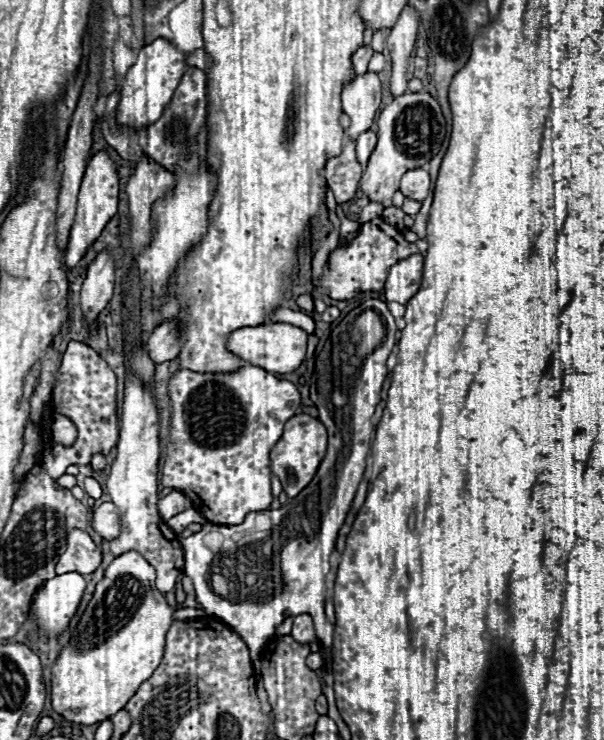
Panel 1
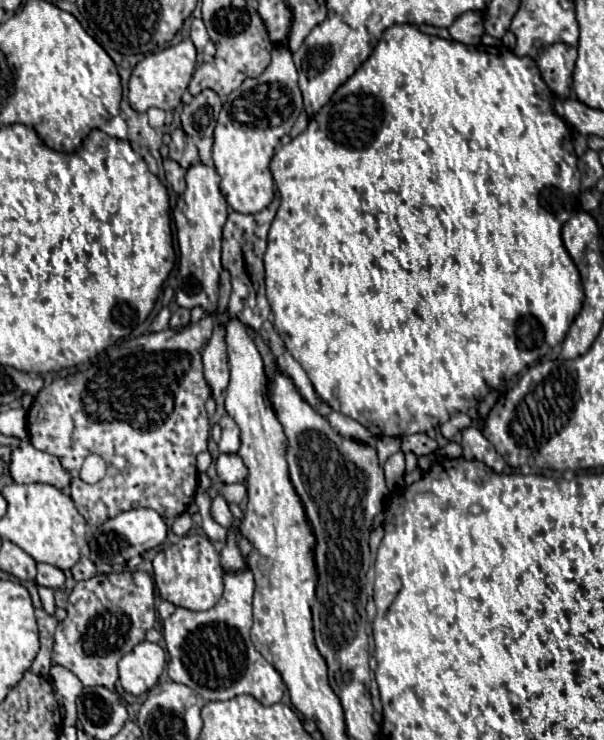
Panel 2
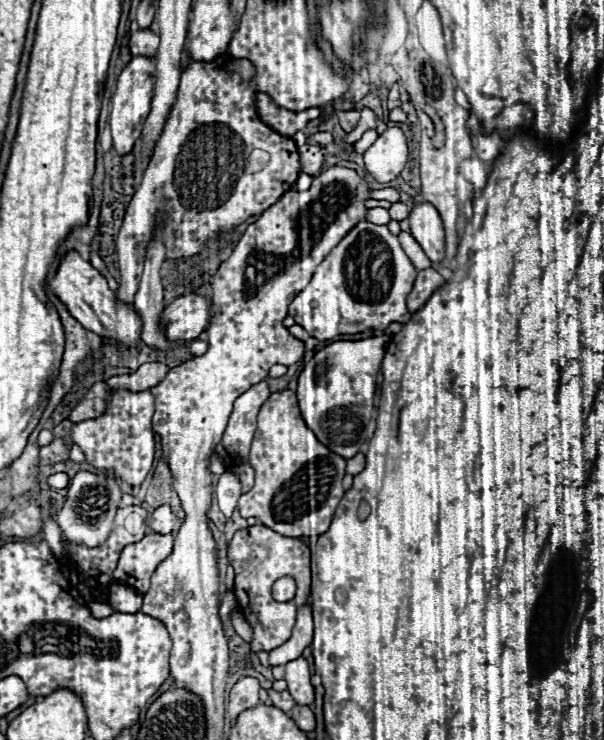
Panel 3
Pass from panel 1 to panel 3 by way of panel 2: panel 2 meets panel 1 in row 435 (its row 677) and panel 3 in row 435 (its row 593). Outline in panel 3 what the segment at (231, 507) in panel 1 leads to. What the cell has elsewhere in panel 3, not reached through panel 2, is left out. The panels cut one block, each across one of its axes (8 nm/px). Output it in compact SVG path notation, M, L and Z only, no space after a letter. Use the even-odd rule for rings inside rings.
M260 382L250 388L250 400L236 400L228 428L220 444L214 448L214 452L220 454L224 468L240 478L242 492L248 492L254 482L254 470L248 464L248 450L256 432L258 410L268 400L268 396L268 384Z

